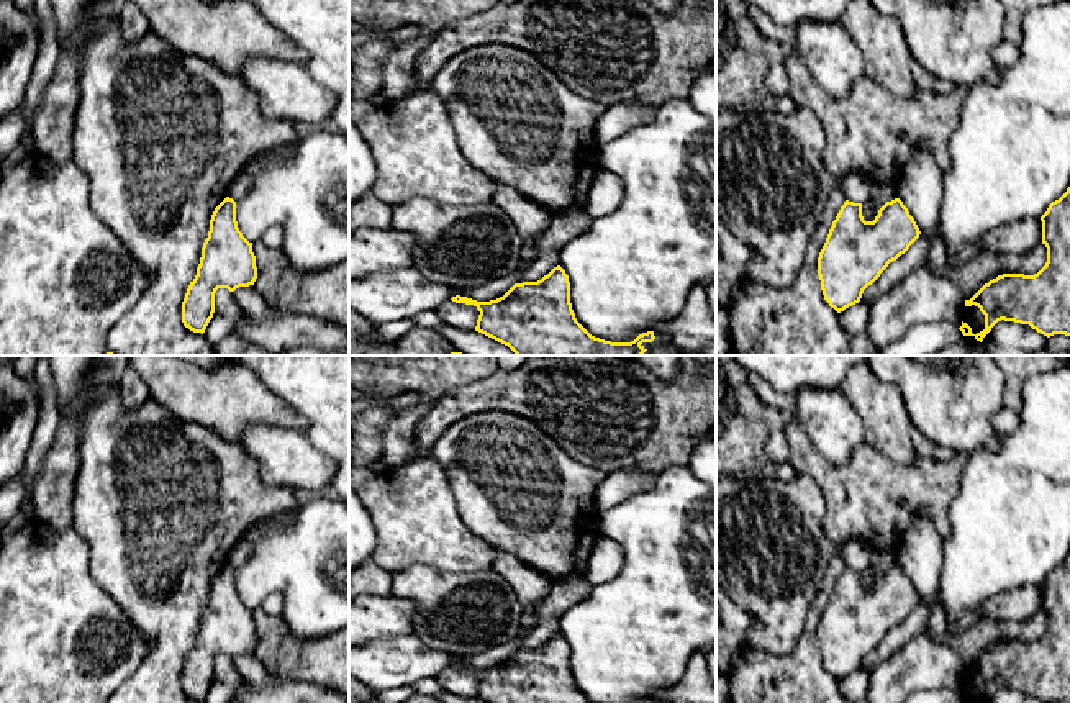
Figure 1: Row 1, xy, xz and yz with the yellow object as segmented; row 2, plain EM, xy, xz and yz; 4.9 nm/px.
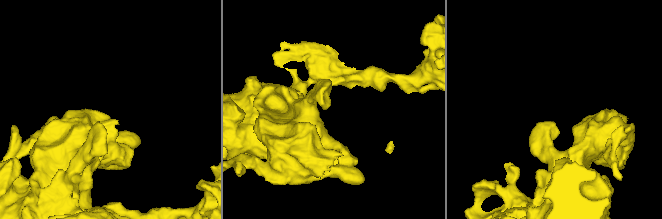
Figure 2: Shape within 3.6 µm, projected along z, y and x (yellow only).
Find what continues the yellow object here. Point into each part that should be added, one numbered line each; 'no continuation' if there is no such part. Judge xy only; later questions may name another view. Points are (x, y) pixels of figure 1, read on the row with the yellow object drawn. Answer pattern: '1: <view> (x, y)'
no continuation

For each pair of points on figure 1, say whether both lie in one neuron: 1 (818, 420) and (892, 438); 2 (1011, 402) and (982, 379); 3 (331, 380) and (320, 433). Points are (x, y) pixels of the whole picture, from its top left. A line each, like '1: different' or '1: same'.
1: different
2: different
3: same

